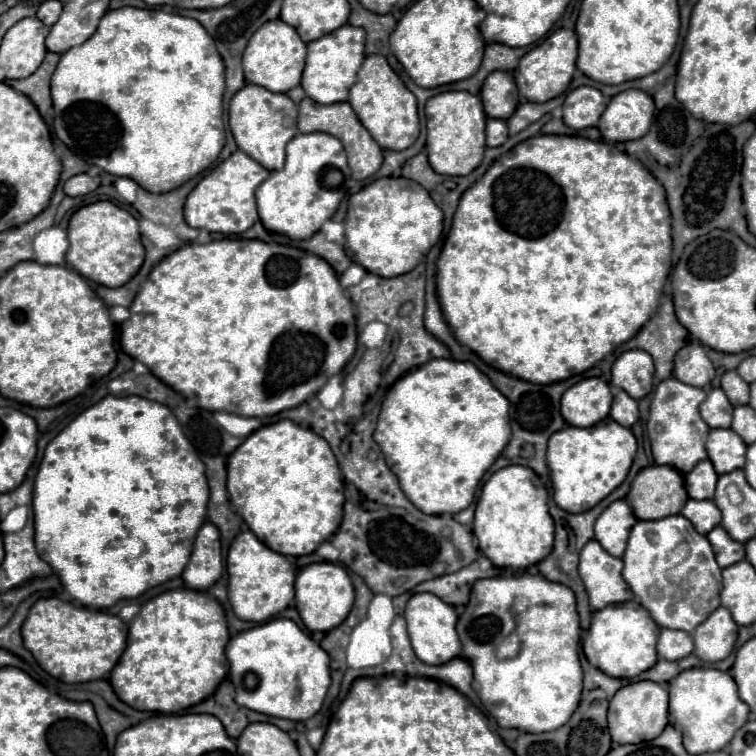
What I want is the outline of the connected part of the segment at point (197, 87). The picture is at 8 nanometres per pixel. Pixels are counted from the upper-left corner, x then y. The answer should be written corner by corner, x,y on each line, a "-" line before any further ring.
161,6
156,8
139,9
137,7
121,7
115,11
107,11
103,19
99,21
97,31
77,47
71,47
67,53
61,55
57,69
51,77
51,99
55,109
53,129
55,135
75,153
89,163
97,165
103,171
117,175
117,177
129,177
149,193
167,193
167,189
175,189
175,185
183,185
183,181
189,181
203,173
207,167
211,167
223,145
225,145
225,131
223,131
223,93
225,93
225,65
223,59
215,47
215,41
211,35
203,29
203,25
191,17
183,17
173,13
171,8

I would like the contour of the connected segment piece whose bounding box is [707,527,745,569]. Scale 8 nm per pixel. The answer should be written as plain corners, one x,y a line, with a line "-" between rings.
715,527
709,535
707,535
711,547
713,547
713,553
715,553
715,559
719,563
719,567
729,567
733,563
739,563
741,559
745,559
745,545
739,543
739,541
733,541
723,527

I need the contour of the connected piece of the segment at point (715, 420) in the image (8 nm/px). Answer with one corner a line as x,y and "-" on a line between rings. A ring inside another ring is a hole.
711,389
707,399
701,403
701,417
709,427
731,427
733,405
729,403
723,389

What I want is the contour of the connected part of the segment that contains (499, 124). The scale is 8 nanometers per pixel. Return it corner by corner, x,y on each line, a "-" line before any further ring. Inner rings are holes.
487,119
487,147
499,147
507,137
507,125
503,119

